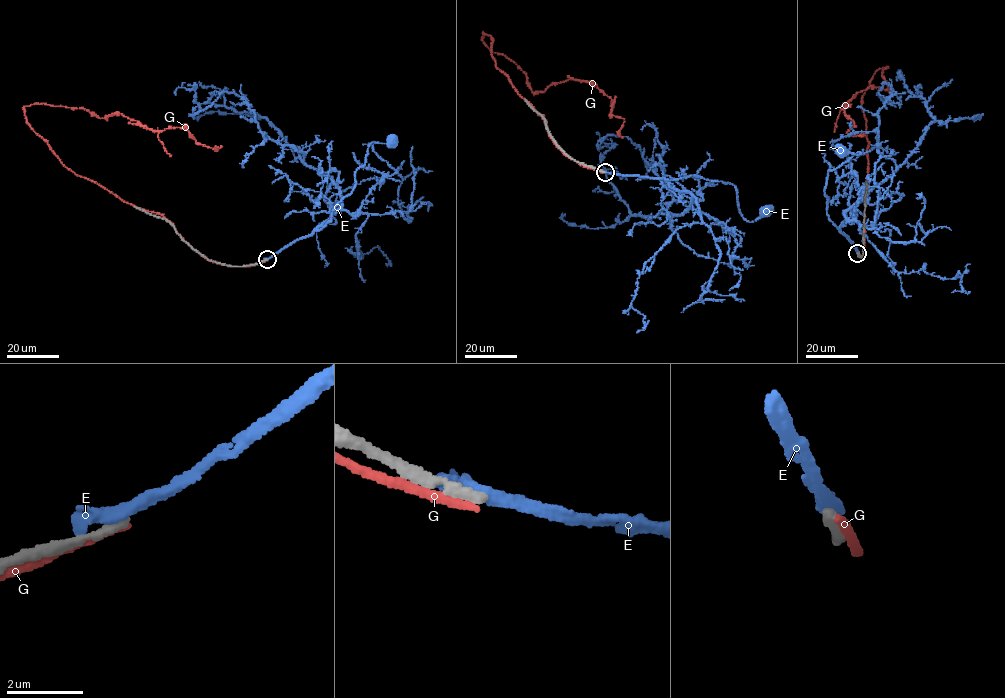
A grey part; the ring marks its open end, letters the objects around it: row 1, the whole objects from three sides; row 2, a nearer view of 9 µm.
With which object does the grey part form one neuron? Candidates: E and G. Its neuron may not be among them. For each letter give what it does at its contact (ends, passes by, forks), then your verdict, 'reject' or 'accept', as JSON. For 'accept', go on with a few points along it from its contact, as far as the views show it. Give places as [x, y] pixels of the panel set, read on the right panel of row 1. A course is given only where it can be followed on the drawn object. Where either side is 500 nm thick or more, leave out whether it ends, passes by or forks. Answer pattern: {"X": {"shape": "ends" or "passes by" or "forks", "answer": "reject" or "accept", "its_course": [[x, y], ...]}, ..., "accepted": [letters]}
{"E": {"shape": "ends", "answer": "reject"}, "G": {"shape": "ends", "answer": "reject"}, "accepted": []}

